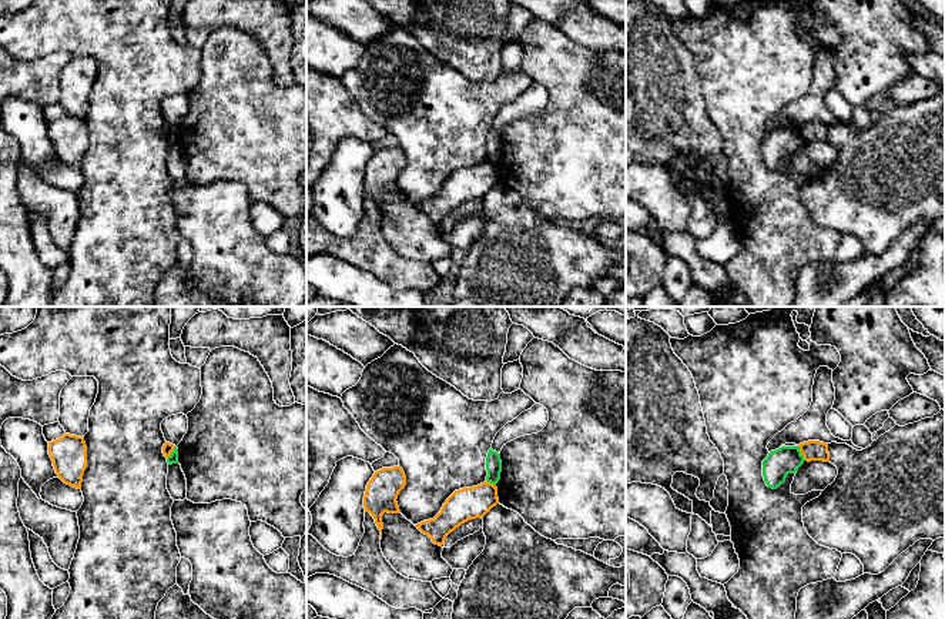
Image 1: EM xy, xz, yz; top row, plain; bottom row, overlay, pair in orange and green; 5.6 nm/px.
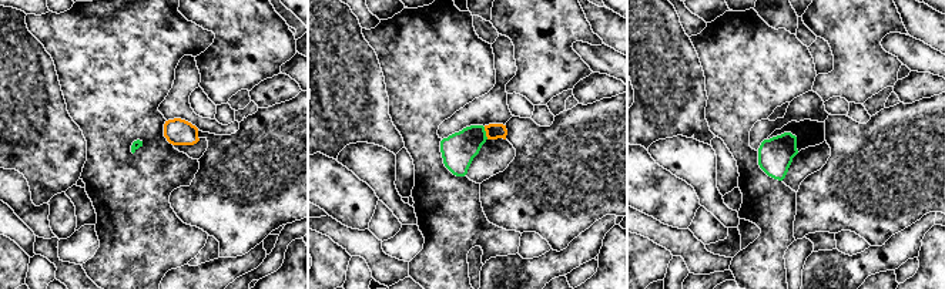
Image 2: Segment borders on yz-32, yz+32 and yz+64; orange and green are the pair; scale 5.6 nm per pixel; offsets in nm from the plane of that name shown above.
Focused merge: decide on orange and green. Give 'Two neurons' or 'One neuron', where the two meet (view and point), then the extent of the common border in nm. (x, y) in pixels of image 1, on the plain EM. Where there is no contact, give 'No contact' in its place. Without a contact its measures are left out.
Two neurons. Touches orange at yz (801, 133). Shared border 100 nm

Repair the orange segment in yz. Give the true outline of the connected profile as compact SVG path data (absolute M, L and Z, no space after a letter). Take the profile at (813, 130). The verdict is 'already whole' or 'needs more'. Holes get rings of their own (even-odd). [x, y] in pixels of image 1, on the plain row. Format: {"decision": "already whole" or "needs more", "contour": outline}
{"decision": "already whole", "contour": "M808 121L798 126L805 141L830 143L828 124L820 121Z"}

